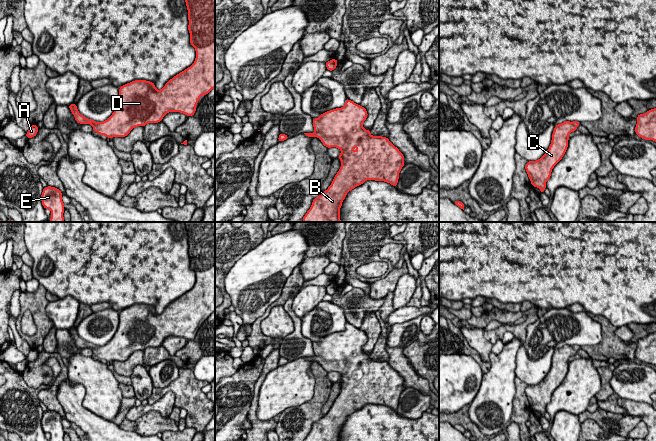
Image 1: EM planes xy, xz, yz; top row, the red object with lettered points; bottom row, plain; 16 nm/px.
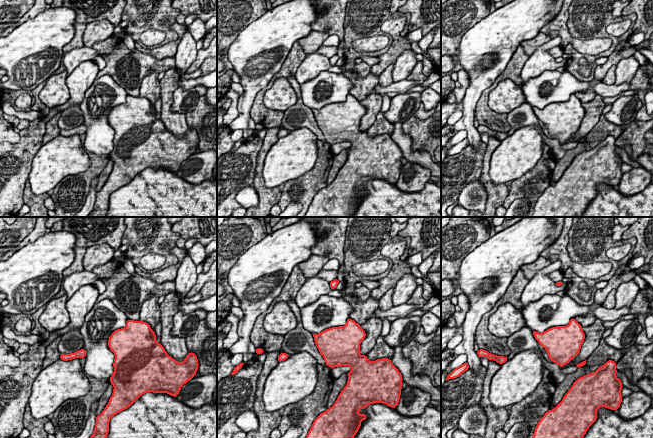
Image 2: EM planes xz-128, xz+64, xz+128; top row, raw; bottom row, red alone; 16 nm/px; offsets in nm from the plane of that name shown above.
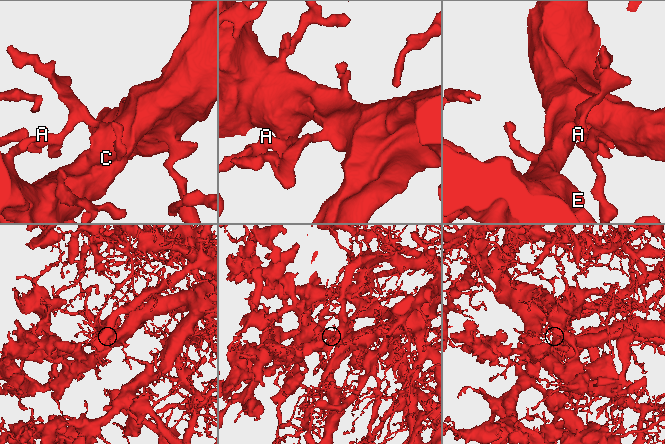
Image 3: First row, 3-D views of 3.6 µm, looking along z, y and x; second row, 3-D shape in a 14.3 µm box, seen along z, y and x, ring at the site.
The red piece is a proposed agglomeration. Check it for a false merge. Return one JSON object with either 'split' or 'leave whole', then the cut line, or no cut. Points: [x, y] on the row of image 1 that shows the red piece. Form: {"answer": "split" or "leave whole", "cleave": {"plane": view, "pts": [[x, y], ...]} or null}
{"answer": "leave whole", "cleave": null}

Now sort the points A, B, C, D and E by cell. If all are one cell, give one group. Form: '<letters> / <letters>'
A B C D E

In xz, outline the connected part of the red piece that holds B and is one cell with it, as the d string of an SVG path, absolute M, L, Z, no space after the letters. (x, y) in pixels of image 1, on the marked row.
M346 99L344 107L313 118L315 132L304 134L310 138L319 138L327 148L339 148L341 154L338 159L341 161L341 167L328 189L312 201L310 209L302 219L303 222L341 222L340 208L347 193L367 180L384 181L397 186L399 173L405 165L404 155L387 137L372 136L370 129L364 129L363 122L367 116L364 107Z

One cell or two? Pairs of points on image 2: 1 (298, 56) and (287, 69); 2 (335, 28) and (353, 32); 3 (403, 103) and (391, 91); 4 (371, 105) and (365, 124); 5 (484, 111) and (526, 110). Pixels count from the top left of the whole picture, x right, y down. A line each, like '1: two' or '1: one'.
1: one
2: two
3: two
4: one
5: two

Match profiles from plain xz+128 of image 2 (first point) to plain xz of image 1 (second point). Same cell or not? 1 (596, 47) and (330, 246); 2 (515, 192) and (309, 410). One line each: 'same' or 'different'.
1: same
2: same

